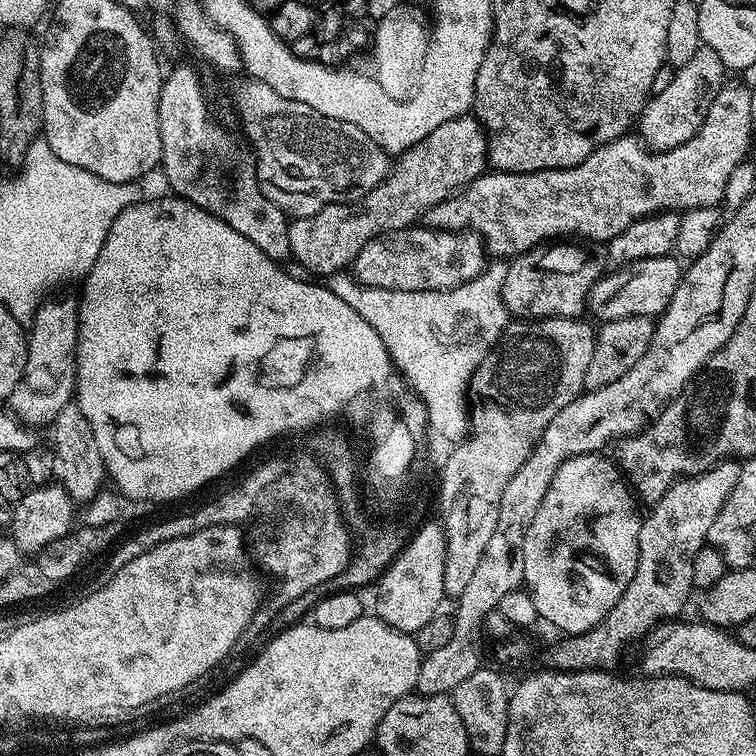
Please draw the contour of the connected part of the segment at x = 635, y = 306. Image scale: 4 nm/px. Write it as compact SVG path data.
M675 255L655 256L635 260L633 264L617 267L609 276L601 275L588 290L587 311L597 316L597 321L617 320L623 316L659 317L666 310L678 282L684 277L684 268Z

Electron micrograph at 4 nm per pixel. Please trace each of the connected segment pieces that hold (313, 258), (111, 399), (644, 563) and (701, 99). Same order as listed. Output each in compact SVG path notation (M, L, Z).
M472 114L442 122L442 126L430 130L422 142L399 153L388 177L361 200L327 204L318 214L295 217L288 226L291 257L320 278L345 271L366 242L387 232L413 227L430 206L438 206L438 202L484 175L489 167L488 137L483 124Z
M169 194L160 200L141 199L139 203L135 204L135 202L132 202L127 206L121 207L118 218L114 218L114 222L106 234L106 242L102 242L102 250L98 250L98 258L94 262L94 266L88 271L88 275L83 277L82 284L84 284L84 289L81 290L80 296L78 295L78 338L76 339L76 391L74 393L74 403L82 410L82 414L86 414L86 422L90 422L90 430L94 430L94 442L98 442L98 454L102 454L102 462L104 463L107 479L111 483L112 480L116 483L114 485L115 491L125 501L180 500L183 496L188 496L191 492L198 491L203 484L208 484L211 480L218 479L223 472L230 471L239 460L246 459L259 444L264 444L267 440L272 440L275 436L282 435L283 432L300 432L303 428L306 428L305 430L313 430L321 427L325 422L331 421L333 419L331 418L332 415L340 414L342 401L348 400L351 392L358 391L358 386L369 383L377 384L378 386L396 386L396 377L401 373L393 364L386 346L382 344L382 340L375 333L374 328L353 307L348 306L346 302L342 302L342 298L332 294L323 283L313 282L312 280L299 281L295 278L290 278L285 269L277 261L271 260L266 254L262 254L262 250L258 250L258 246L254 246L254 242L250 242L250 238L242 238L242 234L238 234L238 230L234 230L234 226L226 226L226 222L222 222L222 218L202 210L188 200L182 200L175 195Z
M733 458L723 460L715 464L710 470L699 472L693 476L685 476L675 480L662 494L660 500L651 505L652 508L640 521L640 533L638 534L638 570L634 570L634 578L630 578L630 586L618 598L614 610L606 614L598 626L594 626L588 632L579 632L577 636L565 635L548 652L548 660L553 669L558 672L591 672L593 670L608 670L612 663L624 652L627 644L635 645L643 641L644 636L653 626L666 620L679 617L680 612L688 604L688 595L694 592L692 579L694 578L694 554L702 550L708 544L710 526L714 526L714 518L718 518L718 510L722 510L722 502L730 498L730 490L738 486L738 474L741 461Z
M700 47L698 54L690 58L672 73L670 86L666 90L655 93L644 106L638 117L638 135L654 152L664 152L674 146L682 146L702 126L714 98L718 98L718 90L726 83L726 69L722 58L714 54L714 50Z

